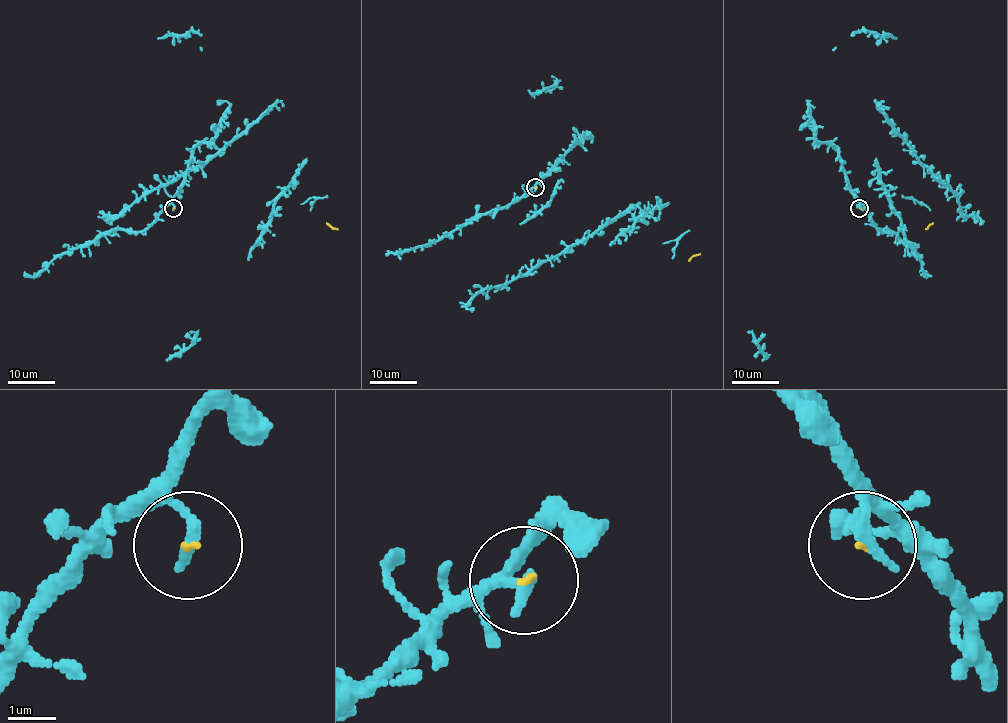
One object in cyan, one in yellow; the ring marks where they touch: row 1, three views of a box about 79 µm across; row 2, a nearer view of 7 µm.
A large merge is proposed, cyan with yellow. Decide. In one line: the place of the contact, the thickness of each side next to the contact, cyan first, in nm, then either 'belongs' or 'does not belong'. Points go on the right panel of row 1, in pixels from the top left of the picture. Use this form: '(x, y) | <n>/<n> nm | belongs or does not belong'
(859, 208) | 280/60 nm | belongs

